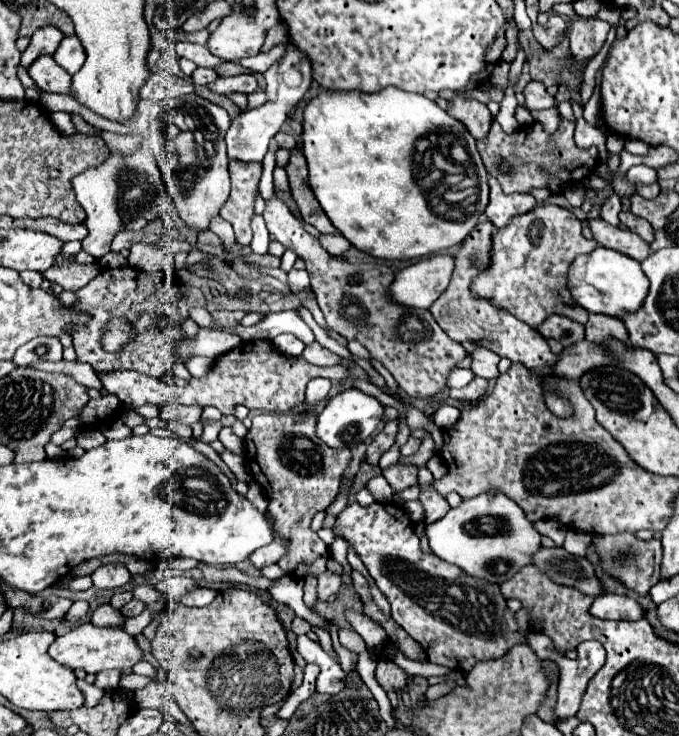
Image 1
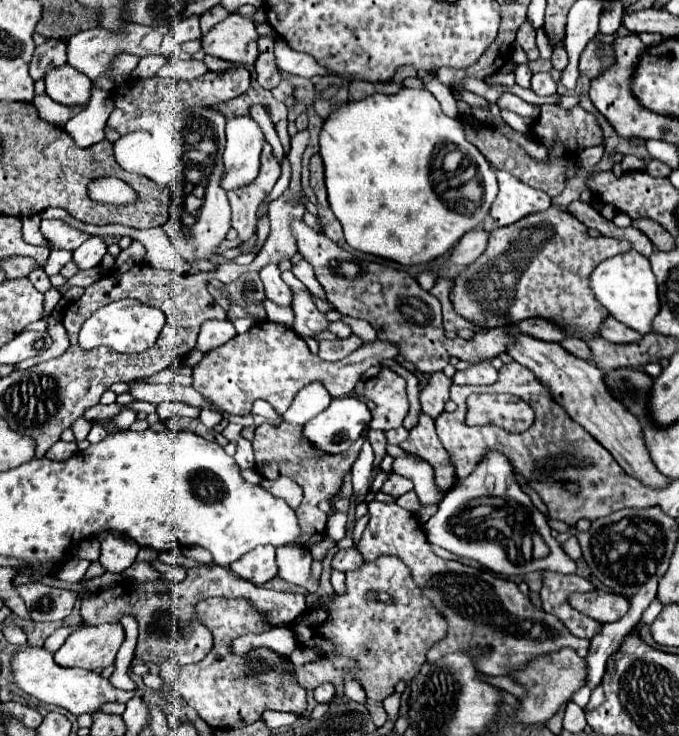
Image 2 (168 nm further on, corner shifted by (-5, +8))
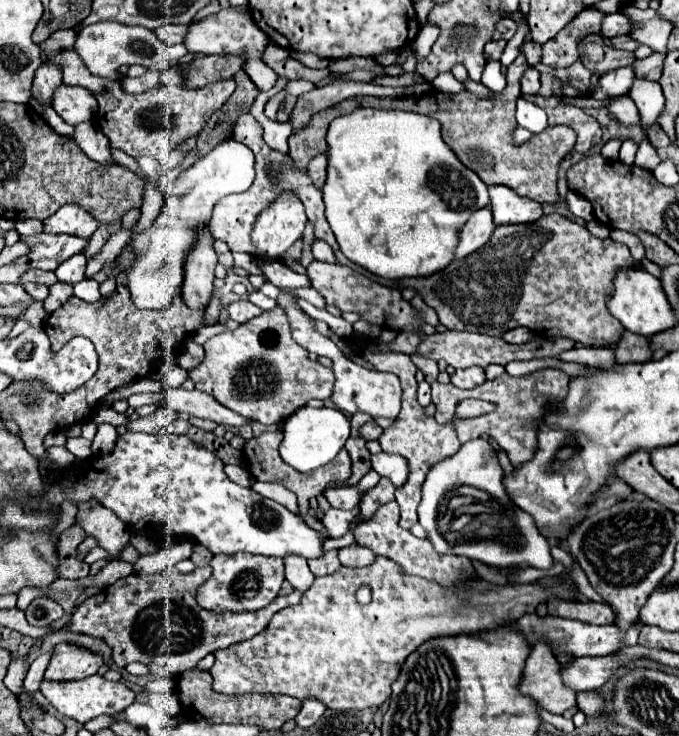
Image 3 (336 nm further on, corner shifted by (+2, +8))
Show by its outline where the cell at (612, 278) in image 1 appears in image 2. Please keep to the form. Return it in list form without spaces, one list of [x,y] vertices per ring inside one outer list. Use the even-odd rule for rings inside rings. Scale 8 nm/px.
[[[637,250],[617,254],[601,262],[591,274],[591,288],[595,292],[595,298],[611,312],[613,318],[637,330],[639,334],[651,332],[651,322],[655,314],[659,314],[657,282],[655,282],[655,274],[651,272],[649,260],[637,254]]]

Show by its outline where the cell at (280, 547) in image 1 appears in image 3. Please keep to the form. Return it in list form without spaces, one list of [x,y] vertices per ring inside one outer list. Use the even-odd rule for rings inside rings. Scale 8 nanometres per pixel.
[[[216,554],[210,562],[214,574],[198,590],[198,602],[206,610],[258,610],[268,606],[278,596],[280,584],[284,582],[284,562],[282,558],[256,556],[256,554]]]

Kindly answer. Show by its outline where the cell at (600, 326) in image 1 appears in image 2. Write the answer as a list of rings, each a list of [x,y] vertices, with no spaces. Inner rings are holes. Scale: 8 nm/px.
[[[609,316],[601,324],[601,336],[609,342],[615,342],[615,344],[633,344],[633,342],[639,342],[643,338],[639,332],[635,332],[629,326],[617,322],[613,316]]]

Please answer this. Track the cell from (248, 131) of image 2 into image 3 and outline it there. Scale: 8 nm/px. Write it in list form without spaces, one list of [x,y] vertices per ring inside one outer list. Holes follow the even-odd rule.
[[[234,138],[222,140],[212,152],[200,158],[194,166],[184,170],[176,180],[170,196],[166,196],[164,206],[156,222],[138,234],[132,242],[136,250],[136,262],[130,266],[128,290],[138,308],[164,308],[172,302],[176,292],[182,286],[182,262],[188,246],[196,238],[200,226],[208,226],[214,204],[234,192],[244,192],[254,182],[254,154],[242,142]]]

